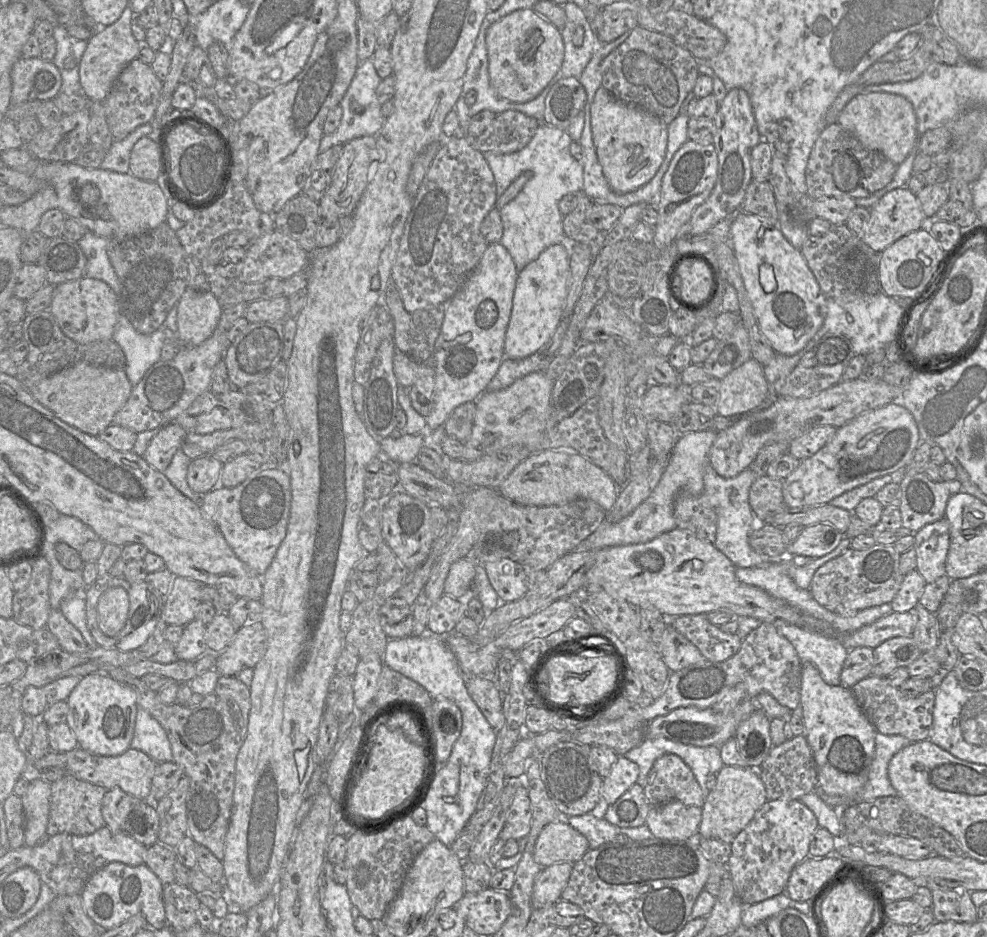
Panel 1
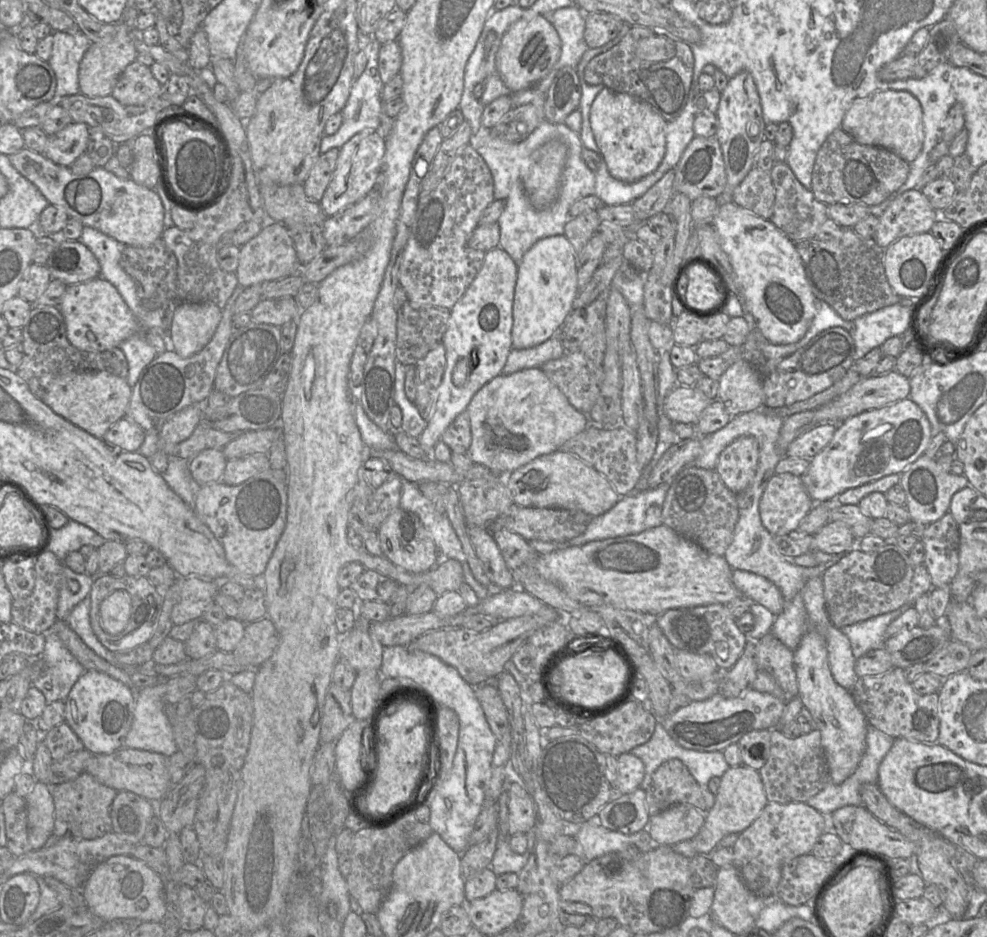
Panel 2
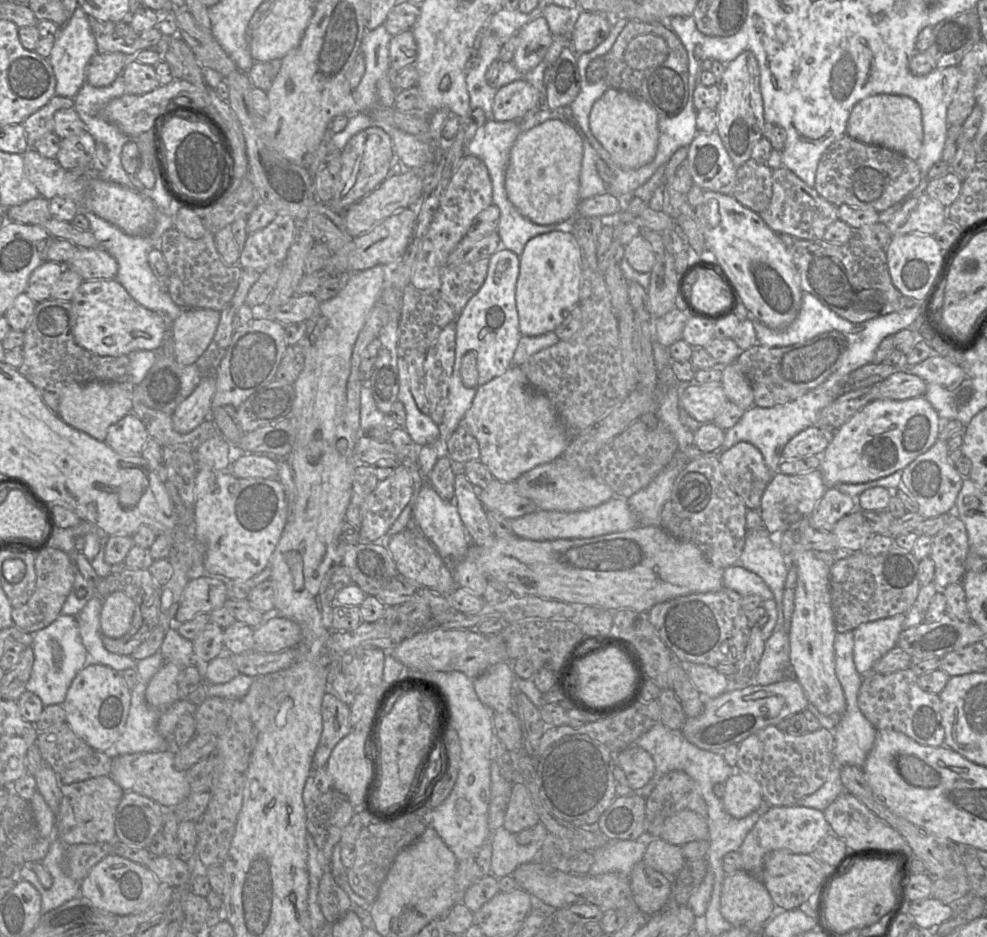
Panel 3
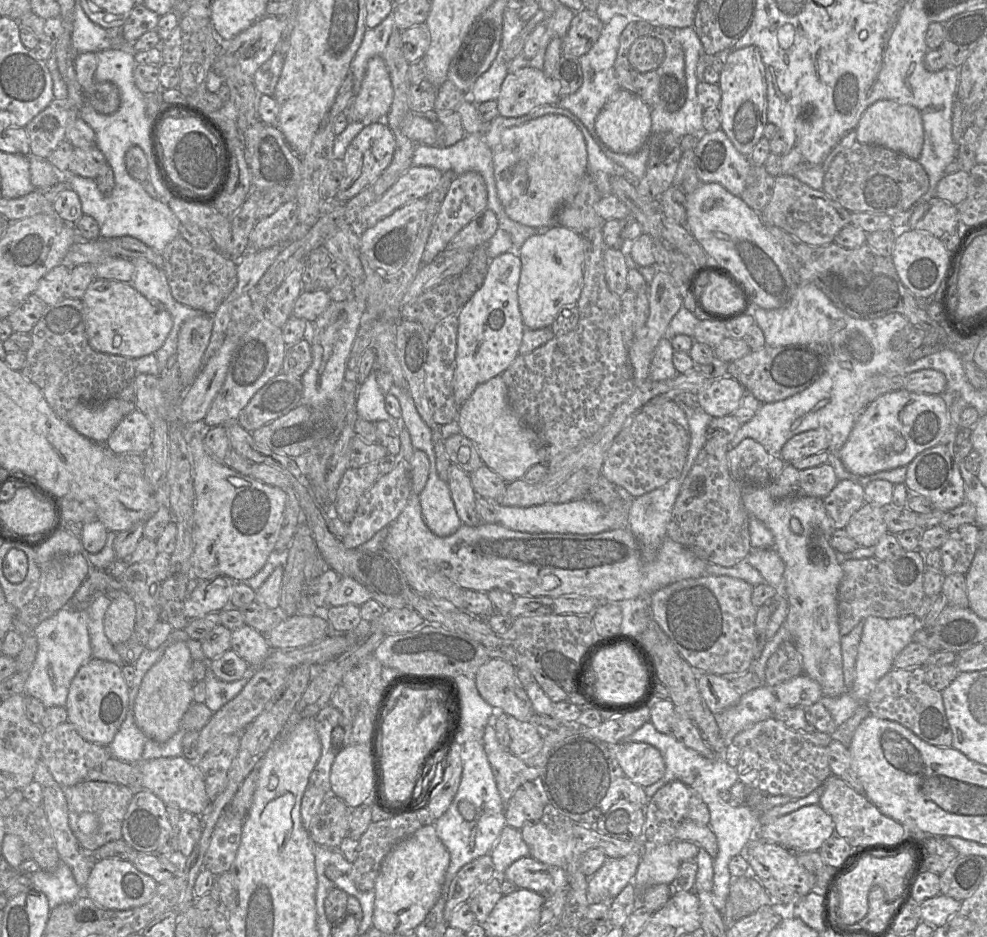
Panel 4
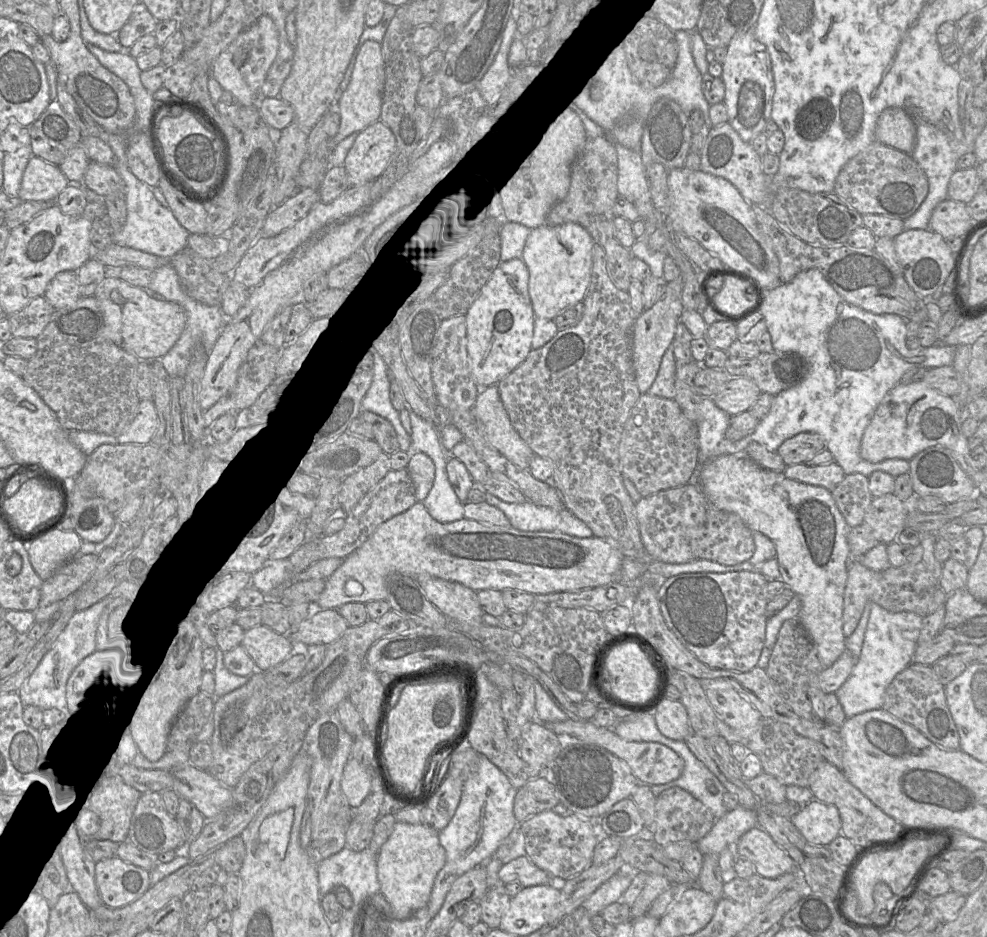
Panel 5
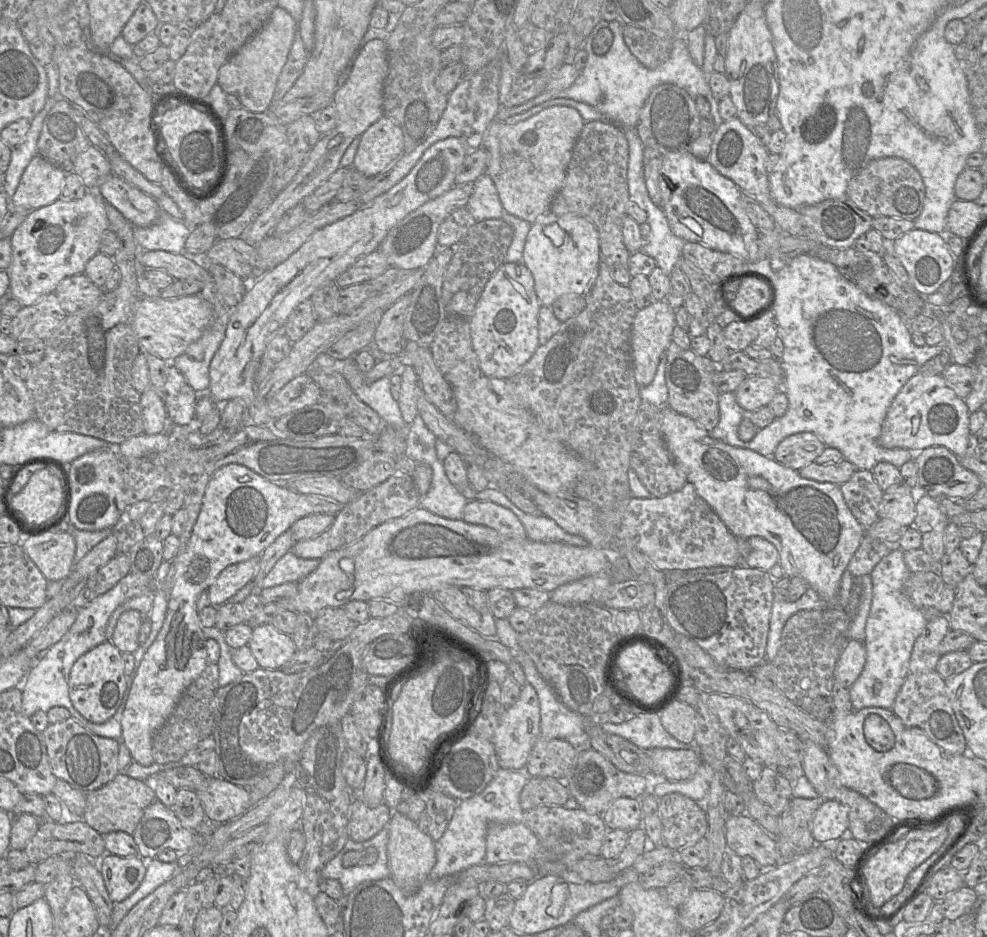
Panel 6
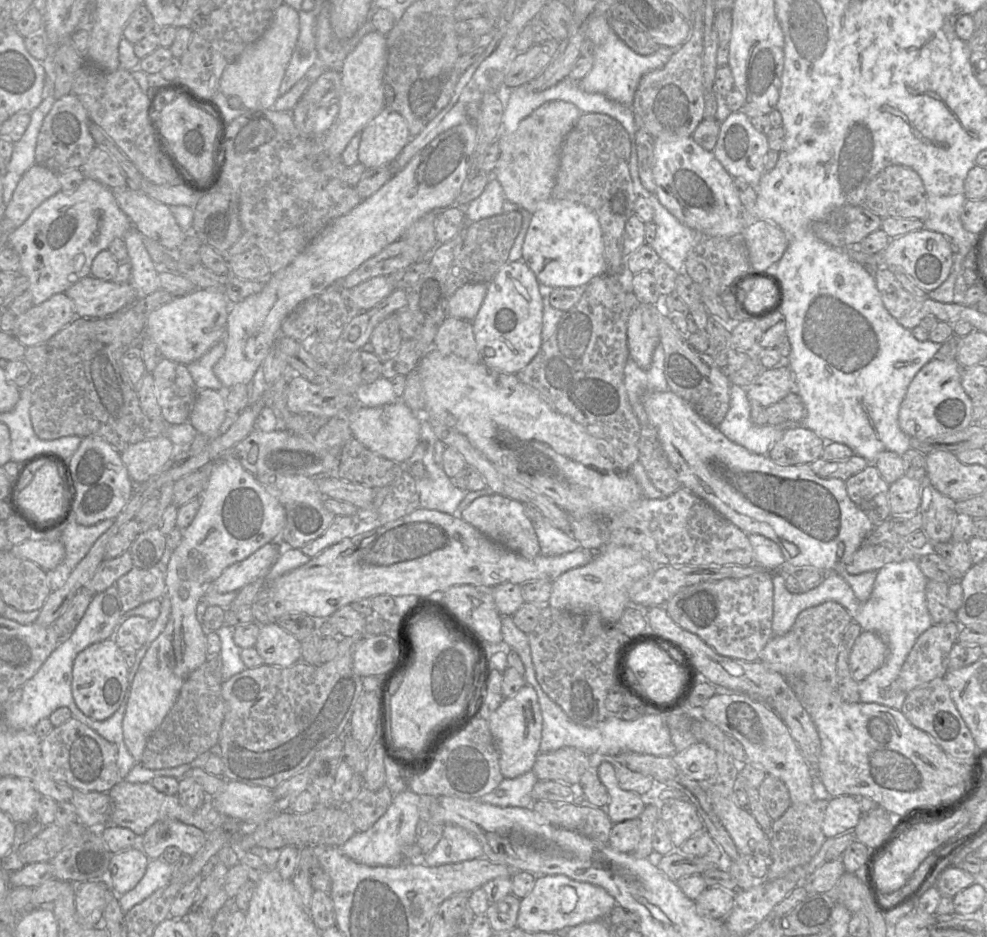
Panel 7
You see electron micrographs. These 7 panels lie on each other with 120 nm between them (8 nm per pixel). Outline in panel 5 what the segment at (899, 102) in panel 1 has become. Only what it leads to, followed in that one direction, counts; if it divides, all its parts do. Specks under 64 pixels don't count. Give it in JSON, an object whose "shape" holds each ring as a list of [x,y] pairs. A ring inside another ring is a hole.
{"shape":[[[886,108],[877,119],[875,141],[911,154],[916,143],[916,125],[904,109]]]}

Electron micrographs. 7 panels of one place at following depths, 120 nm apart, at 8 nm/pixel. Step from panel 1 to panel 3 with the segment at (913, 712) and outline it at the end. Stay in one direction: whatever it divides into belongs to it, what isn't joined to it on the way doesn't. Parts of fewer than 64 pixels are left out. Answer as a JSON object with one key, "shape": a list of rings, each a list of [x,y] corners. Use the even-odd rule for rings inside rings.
{"shape":[[[911,668],[889,674],[870,672],[864,675],[858,691],[858,707],[876,730],[901,732],[921,745],[944,745],[945,731],[941,723],[939,695],[923,691]]]}

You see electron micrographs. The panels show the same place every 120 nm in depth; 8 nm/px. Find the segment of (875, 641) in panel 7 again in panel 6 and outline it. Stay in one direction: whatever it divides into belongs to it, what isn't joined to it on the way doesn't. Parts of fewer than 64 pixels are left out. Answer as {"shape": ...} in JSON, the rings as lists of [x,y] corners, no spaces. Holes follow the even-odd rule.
{"shape":[[[848,640],[840,653],[834,670],[834,681],[849,689],[861,674],[866,663],[864,642]]]}

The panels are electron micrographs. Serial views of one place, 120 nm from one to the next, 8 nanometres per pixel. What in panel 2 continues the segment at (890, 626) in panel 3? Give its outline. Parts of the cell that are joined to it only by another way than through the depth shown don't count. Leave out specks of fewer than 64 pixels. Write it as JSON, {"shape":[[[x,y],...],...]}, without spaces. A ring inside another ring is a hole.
{"shape":[[[904,605],[897,610],[840,628],[850,641],[855,659],[871,650],[884,648],[885,641],[888,639],[886,638],[888,625],[911,606],[913,605]]]}

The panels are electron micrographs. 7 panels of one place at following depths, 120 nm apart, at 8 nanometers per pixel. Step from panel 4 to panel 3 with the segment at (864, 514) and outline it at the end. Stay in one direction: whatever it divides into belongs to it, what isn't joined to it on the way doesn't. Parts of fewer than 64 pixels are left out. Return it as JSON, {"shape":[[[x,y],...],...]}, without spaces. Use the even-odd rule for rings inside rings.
{"shape":[[[856,508],[835,524],[832,533],[836,537],[838,548],[860,551],[873,535],[864,523],[861,511],[867,510]]]}

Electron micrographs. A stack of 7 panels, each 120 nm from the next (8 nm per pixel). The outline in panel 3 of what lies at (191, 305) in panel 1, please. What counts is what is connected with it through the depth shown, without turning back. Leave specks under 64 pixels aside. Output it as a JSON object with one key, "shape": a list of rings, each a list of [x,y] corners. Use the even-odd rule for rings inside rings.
{"shape":[[[184,309],[172,324],[175,360],[188,366],[204,353],[209,346],[220,319],[213,309]]]}

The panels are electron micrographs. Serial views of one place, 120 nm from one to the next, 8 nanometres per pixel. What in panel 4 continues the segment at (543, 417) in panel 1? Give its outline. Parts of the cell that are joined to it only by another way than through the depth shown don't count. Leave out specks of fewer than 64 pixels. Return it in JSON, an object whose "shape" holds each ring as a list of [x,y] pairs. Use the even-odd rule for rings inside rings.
{"shape":[[[498,375],[476,387],[460,406],[458,414],[460,433],[472,441],[487,467],[506,483],[520,480],[536,464],[548,464],[548,453],[536,432],[525,426],[508,402],[507,388]]]}

